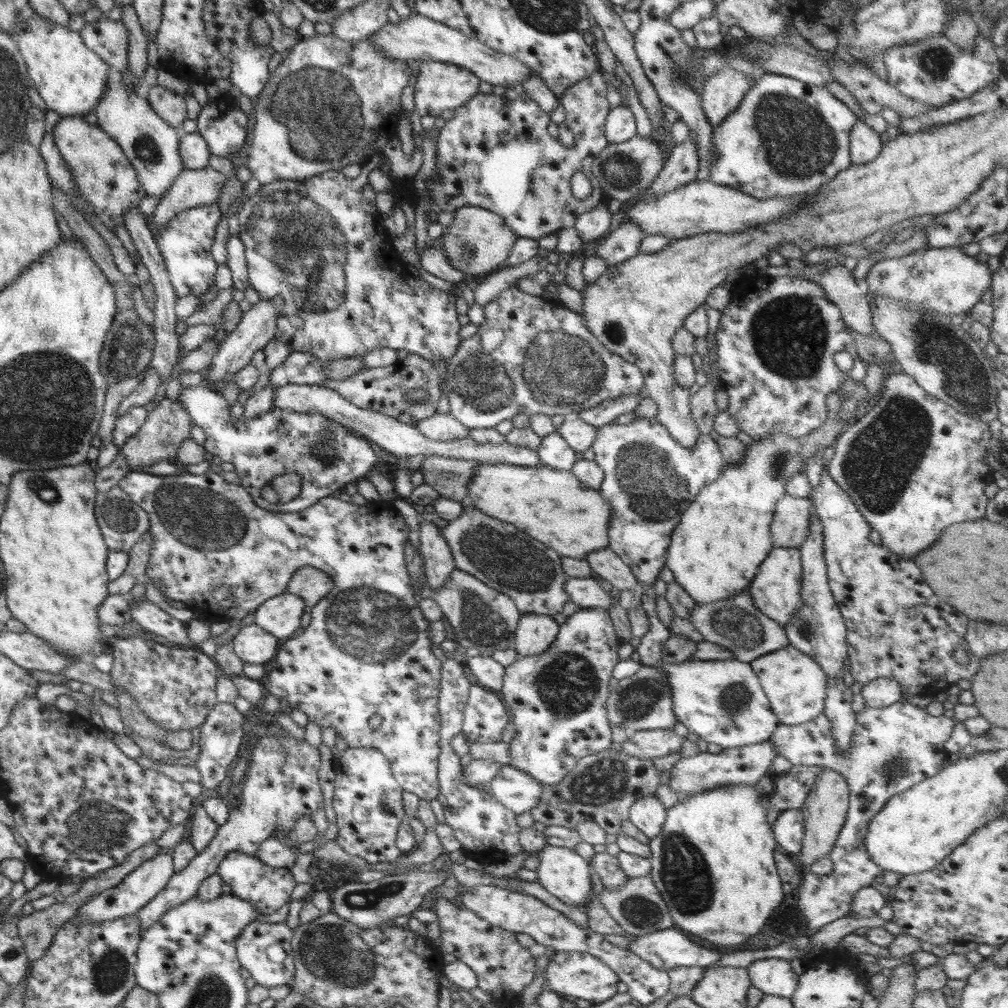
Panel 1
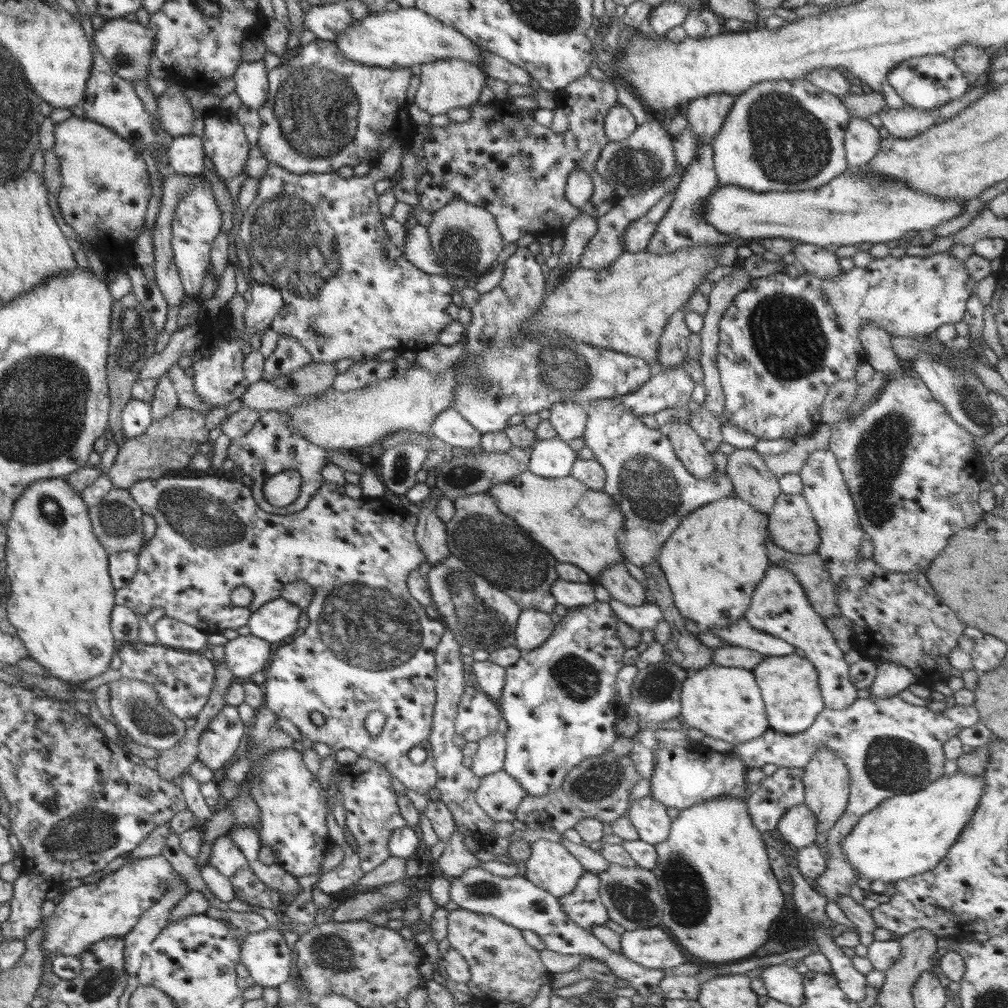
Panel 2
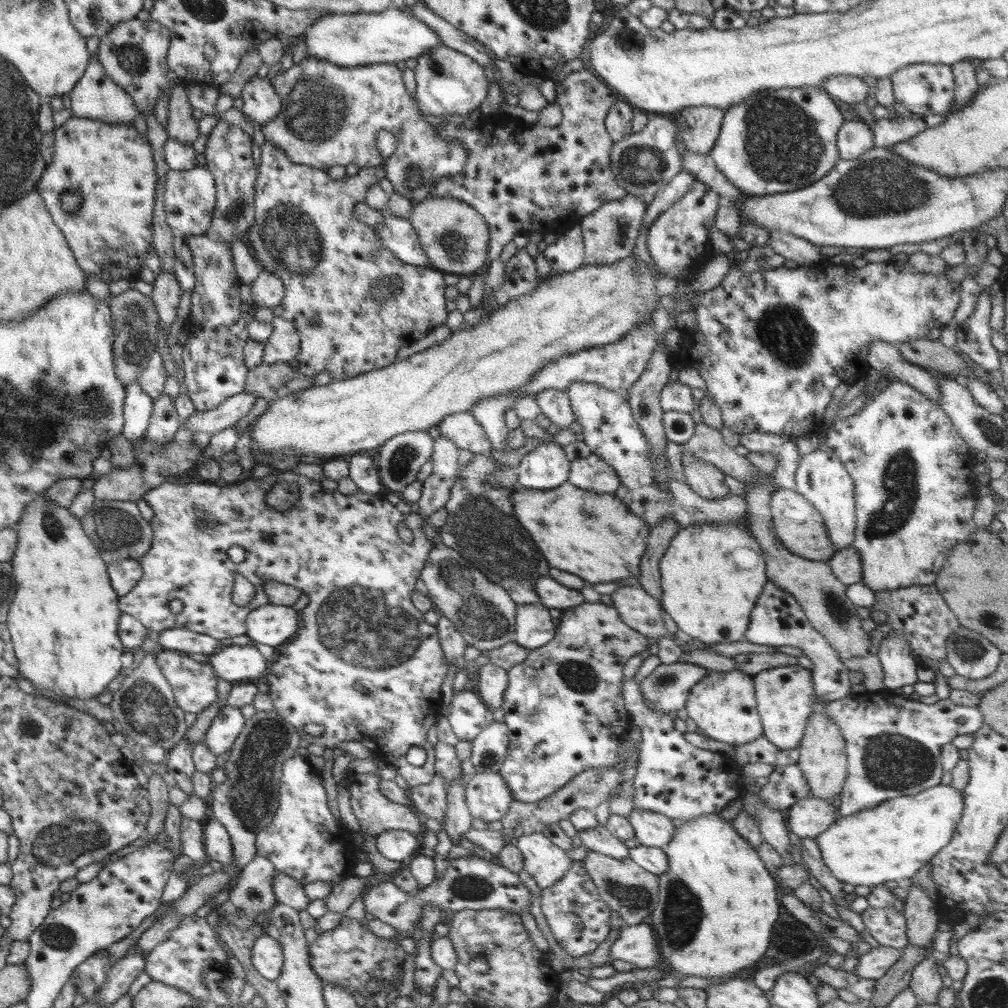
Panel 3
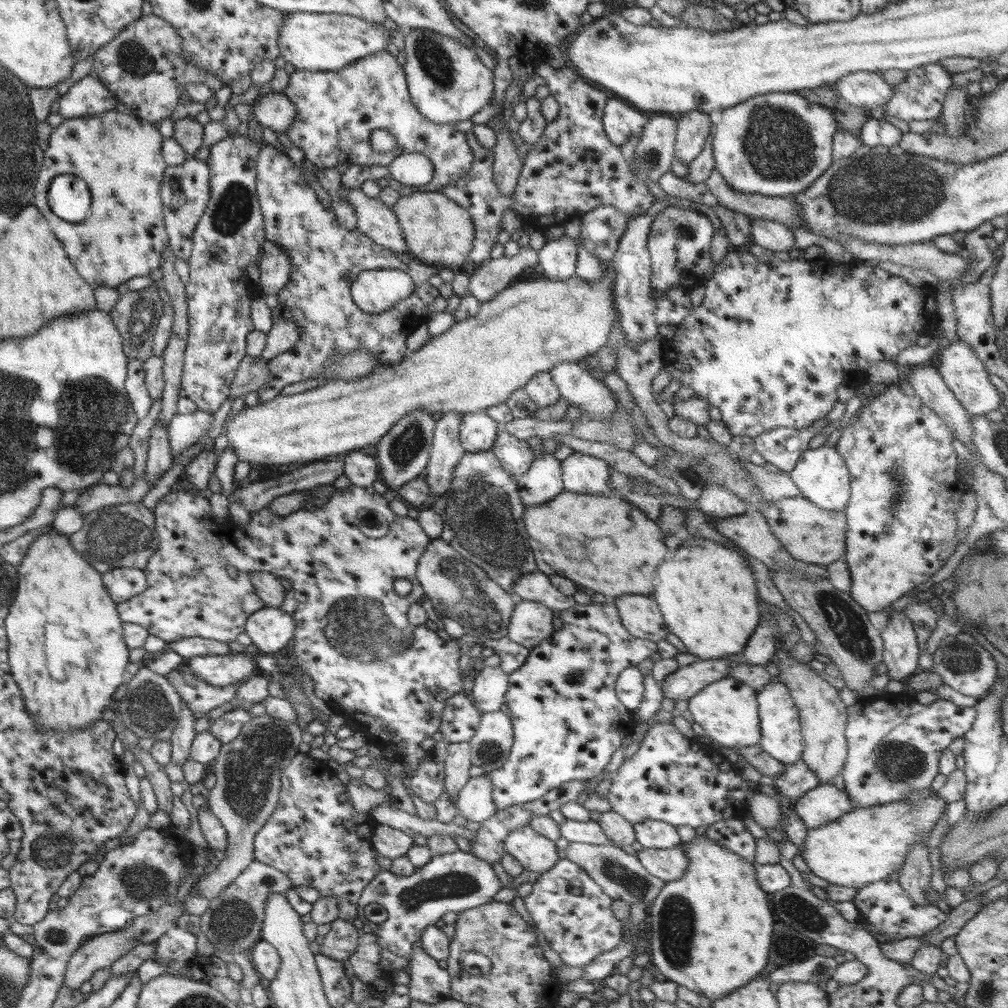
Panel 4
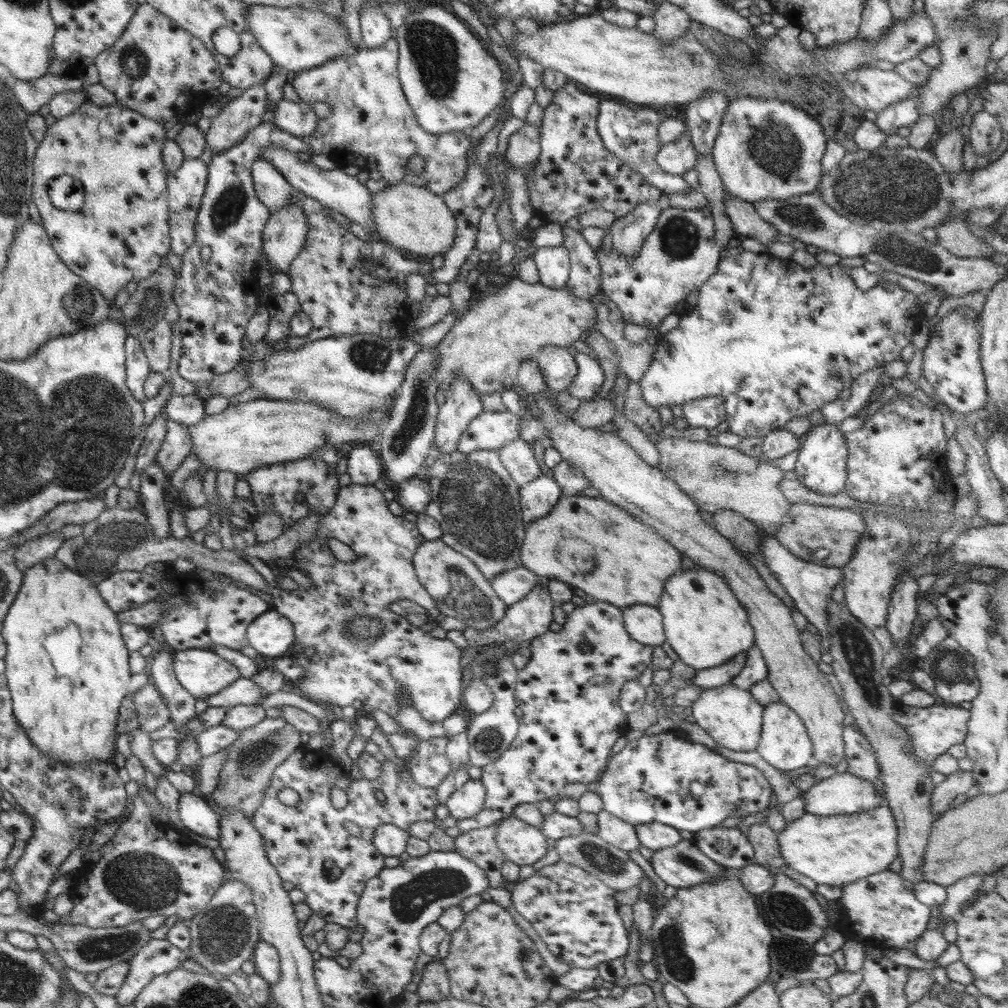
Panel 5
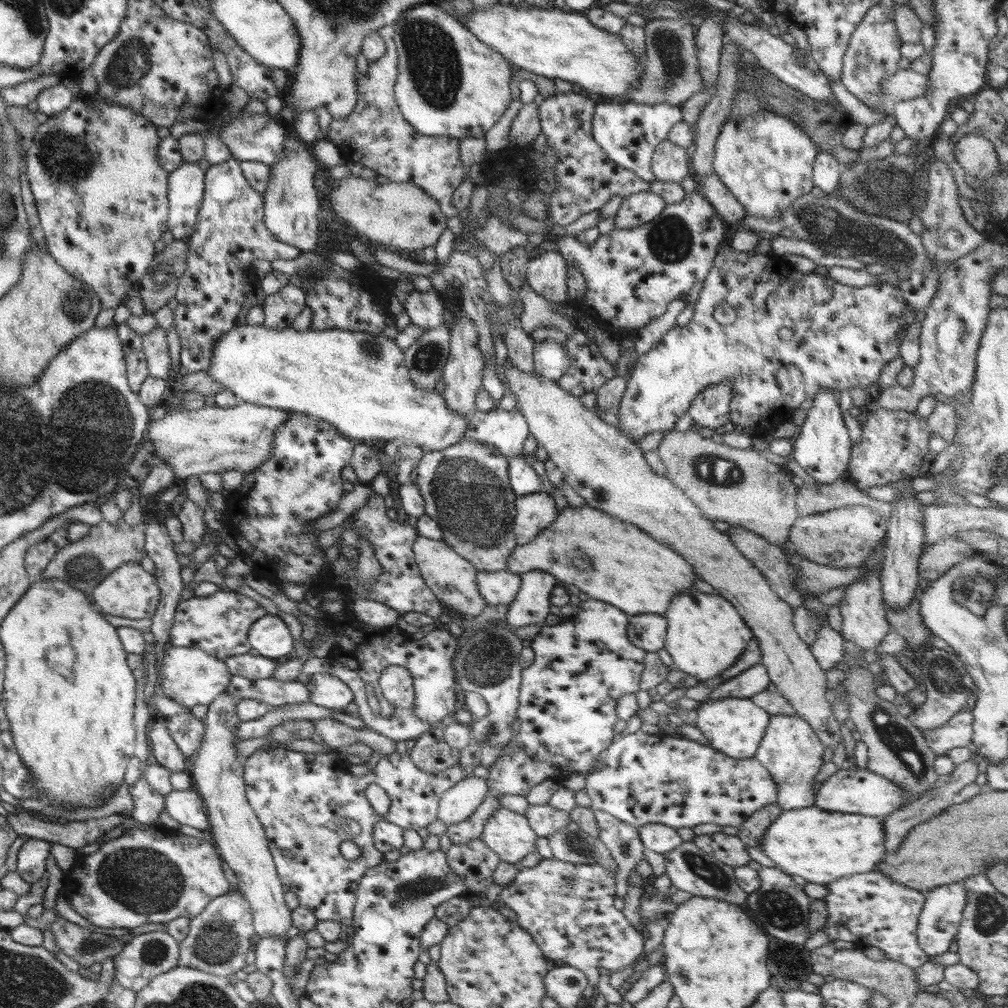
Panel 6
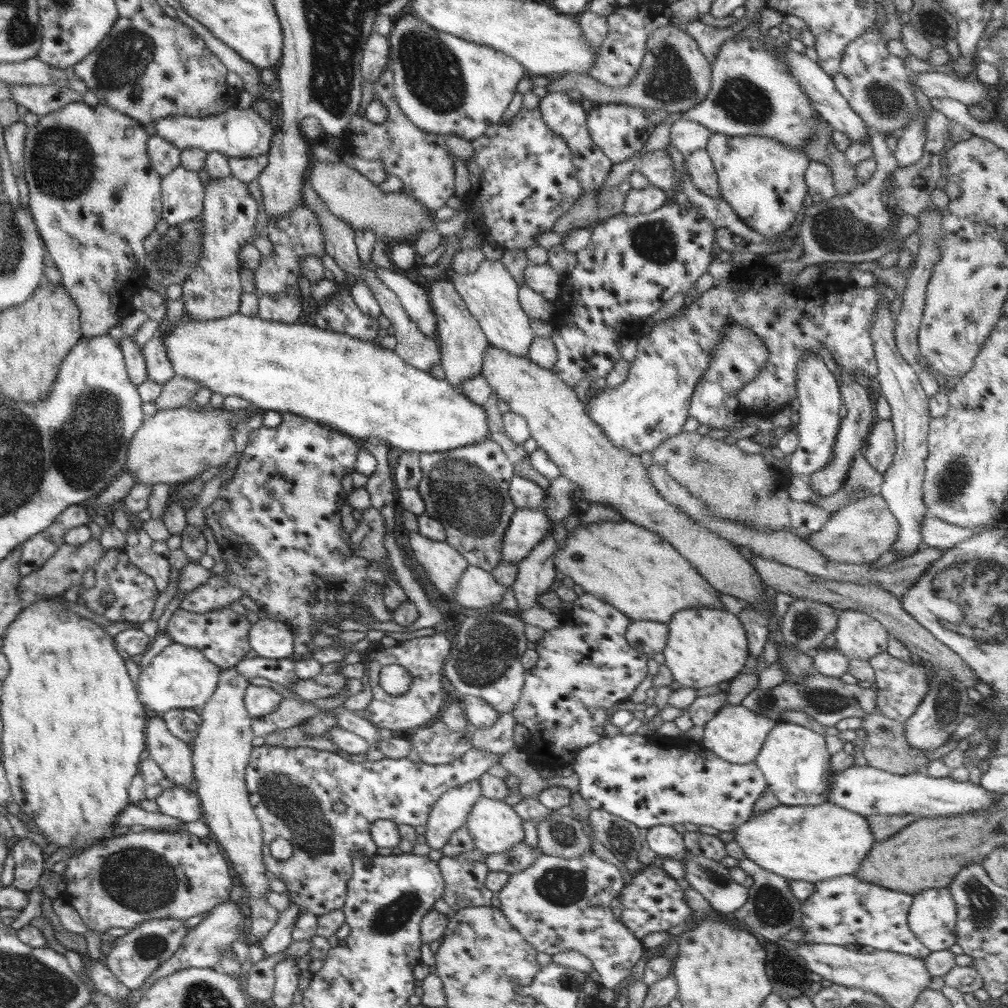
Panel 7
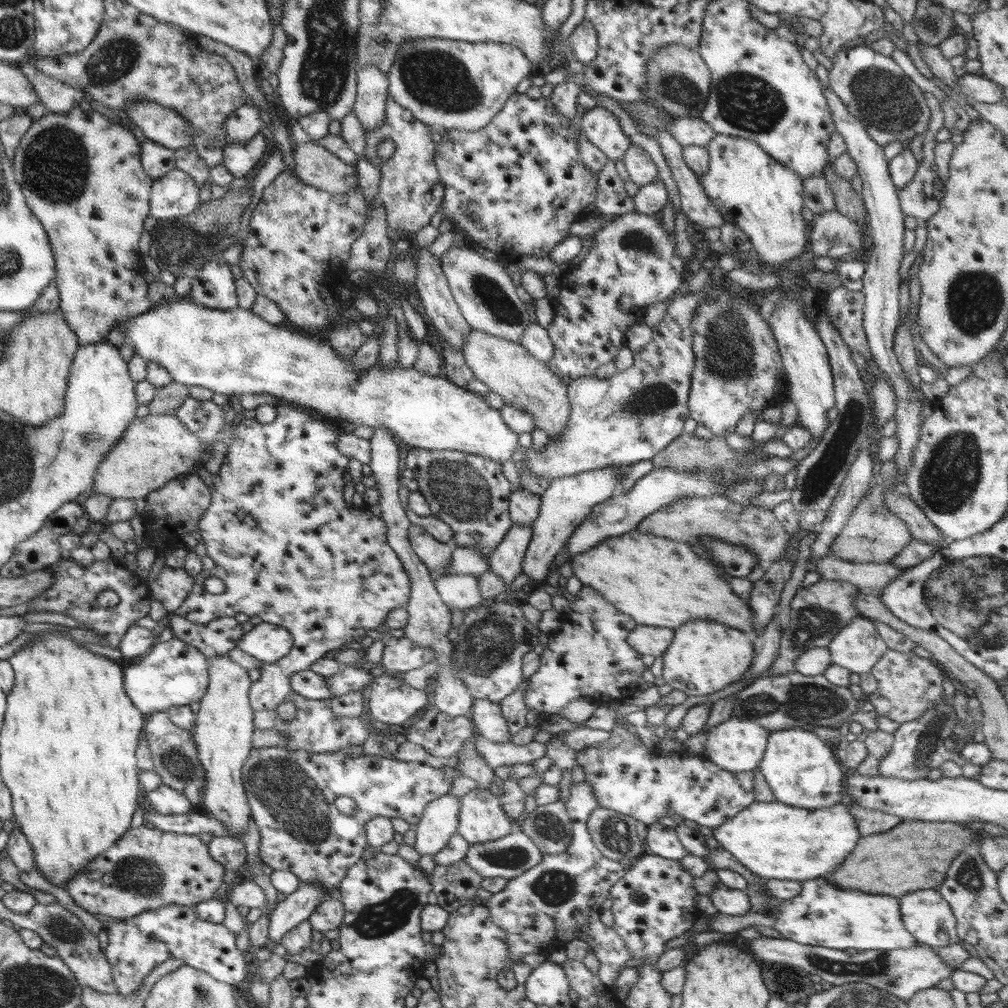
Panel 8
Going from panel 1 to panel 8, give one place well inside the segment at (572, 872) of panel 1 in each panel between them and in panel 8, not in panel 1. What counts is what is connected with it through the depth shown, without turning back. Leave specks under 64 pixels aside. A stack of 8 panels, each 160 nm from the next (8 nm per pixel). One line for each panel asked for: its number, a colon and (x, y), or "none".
2: (550, 866)
3: (546, 863)
4: (534, 852)
5: (523, 844)
6: (508, 834)
7: (494, 825)
8: (481, 818)

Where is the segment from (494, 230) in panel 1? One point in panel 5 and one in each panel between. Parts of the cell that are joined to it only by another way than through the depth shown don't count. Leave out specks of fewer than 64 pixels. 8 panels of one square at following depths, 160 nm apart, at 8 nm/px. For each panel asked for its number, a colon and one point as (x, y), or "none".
2: (465, 237)
3: (455, 238)
4: (437, 231)
5: (409, 217)

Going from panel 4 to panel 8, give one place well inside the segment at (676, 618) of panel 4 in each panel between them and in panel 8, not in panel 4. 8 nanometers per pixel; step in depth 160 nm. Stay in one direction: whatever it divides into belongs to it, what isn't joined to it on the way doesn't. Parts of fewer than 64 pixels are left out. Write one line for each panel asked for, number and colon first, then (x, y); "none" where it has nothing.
5: (705, 624)
6: (705, 635)
7: (705, 647)
8: (704, 657)

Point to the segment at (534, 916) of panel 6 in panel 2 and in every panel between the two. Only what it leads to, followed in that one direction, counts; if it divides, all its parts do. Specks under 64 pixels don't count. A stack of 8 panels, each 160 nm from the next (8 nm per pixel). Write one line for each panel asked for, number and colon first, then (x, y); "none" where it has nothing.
2: (583, 906)
3: (578, 918)
4: (573, 913)
5: (574, 912)

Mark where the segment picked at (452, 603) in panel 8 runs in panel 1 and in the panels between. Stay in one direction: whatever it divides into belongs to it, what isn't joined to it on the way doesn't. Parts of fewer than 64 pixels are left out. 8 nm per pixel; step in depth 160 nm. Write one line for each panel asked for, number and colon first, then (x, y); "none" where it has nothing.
1: (586, 593)
2: (570, 594)
3: (553, 594)
4: (535, 586)
5: (511, 586)
6: (498, 588)
7: (476, 588)

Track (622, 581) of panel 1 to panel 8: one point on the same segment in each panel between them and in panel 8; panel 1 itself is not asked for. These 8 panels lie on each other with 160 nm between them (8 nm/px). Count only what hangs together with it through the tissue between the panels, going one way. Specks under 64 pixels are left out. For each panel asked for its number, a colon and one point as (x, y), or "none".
2: (616, 578)
3: (641, 612)
4: (639, 613)
5: (644, 624)
6: (647, 631)
7: (646, 636)
8: (647, 640)

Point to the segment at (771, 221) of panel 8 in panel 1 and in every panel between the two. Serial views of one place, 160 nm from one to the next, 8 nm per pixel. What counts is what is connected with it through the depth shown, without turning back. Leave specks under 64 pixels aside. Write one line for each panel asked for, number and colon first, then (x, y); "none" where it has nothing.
1: (780, 116)
2: (757, 148)
3: (775, 141)
4: (777, 144)
5: (766, 149)
6: (765, 161)
7: (763, 181)

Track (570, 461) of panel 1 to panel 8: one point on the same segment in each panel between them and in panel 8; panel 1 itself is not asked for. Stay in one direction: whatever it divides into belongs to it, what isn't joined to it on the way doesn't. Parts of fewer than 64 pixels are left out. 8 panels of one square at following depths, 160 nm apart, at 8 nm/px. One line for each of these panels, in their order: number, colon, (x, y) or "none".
2: (551, 458)
3: (546, 467)
4: (542, 481)
5: (538, 497)
6: (534, 512)
7: (528, 527)
8: (506, 560)

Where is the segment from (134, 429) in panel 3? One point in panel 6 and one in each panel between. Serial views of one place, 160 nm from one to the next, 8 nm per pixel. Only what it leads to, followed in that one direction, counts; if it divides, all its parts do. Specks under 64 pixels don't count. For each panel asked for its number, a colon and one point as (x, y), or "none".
4: (137, 392)
5: (137, 368)
6: (132, 344)

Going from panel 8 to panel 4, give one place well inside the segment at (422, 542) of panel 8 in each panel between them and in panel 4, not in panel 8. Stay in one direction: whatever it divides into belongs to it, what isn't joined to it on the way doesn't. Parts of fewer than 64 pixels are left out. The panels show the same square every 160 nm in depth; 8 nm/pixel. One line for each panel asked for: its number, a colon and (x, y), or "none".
4: (458, 589)
5: (457, 585)
6: (452, 579)
7: (444, 565)

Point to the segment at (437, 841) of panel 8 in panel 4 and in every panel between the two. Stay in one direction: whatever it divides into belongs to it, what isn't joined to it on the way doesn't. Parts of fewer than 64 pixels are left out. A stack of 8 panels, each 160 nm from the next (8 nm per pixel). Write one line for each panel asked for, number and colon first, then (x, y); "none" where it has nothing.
4: (475, 802)
5: (466, 802)
6: (460, 801)
7: (450, 811)

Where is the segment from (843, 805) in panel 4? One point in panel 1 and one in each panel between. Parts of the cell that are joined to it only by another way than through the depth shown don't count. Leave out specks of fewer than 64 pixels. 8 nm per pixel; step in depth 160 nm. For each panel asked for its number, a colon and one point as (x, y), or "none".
1: (789, 828)
2: (797, 827)
3: (808, 817)

